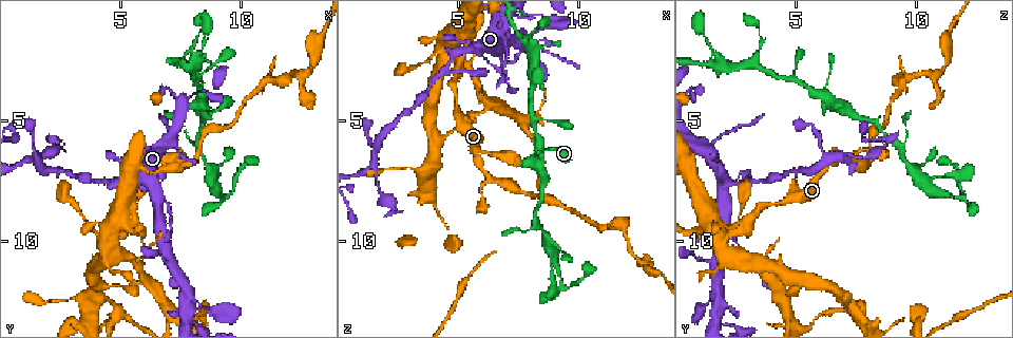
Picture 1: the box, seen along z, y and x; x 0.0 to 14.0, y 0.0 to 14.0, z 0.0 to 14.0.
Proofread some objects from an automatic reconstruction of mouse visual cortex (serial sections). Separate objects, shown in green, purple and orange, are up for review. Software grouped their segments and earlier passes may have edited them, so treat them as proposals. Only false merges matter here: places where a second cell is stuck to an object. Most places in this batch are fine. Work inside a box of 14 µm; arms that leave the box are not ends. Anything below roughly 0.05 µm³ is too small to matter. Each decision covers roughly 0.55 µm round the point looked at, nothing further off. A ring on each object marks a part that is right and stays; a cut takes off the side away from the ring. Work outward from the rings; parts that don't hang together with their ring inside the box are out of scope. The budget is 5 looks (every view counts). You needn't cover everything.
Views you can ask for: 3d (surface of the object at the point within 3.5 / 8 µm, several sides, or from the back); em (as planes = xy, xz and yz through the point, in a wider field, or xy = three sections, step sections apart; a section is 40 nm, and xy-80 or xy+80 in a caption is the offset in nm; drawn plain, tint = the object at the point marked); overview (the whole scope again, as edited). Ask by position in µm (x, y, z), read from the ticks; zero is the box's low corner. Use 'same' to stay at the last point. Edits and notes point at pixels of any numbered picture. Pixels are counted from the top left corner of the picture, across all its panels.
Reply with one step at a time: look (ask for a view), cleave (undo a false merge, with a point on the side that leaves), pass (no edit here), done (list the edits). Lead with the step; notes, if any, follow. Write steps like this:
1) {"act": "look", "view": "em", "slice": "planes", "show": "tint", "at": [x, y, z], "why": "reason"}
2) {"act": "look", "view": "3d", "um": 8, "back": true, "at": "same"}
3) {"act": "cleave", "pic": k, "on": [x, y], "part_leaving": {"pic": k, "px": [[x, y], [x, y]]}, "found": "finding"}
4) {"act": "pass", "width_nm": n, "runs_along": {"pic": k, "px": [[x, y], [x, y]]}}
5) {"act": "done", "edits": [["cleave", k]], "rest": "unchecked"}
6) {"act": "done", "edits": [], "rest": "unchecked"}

{"act": "look", "view": "3d", "um": 3.5, "at": [8.1, 2.7, 2.0], "why": "three-way junction"}

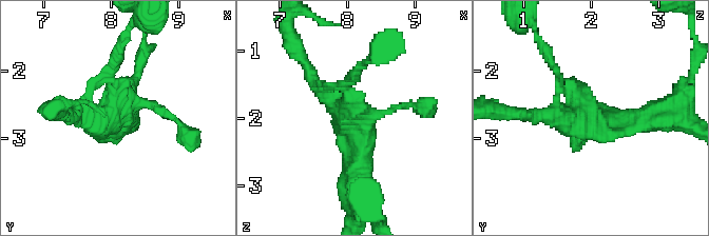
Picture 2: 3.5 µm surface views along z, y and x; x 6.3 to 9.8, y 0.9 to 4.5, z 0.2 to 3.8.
{"act": "pass", "runs_along": {"pic": 2, "px": [[651, 115], [589, 118], [551, 60]]}, "found": "continuous, no second cell"}

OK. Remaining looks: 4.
{"act": "look", "view": "3d", "um": 3.5, "at": [11.9, 3.2, 9.7], "why": "sharp bend"}

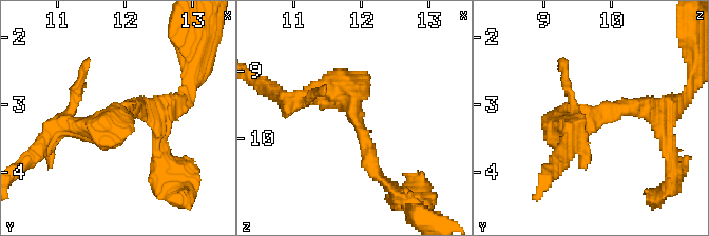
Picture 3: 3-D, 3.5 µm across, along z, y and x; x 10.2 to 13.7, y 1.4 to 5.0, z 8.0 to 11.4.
{"act": "look", "view": "em", "slice": "xy", "step": 2, "show": "tint", "at": [11.90, 3.20, 9.70], "arm_widths_nm": [200, 250], "why": "need the tissue"}

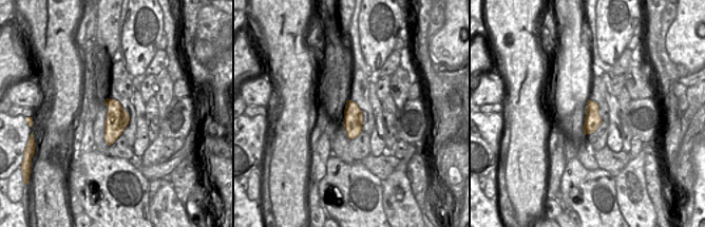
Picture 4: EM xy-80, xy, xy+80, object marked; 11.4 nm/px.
{"act": "pass", "runs_along": {"pic": 3, "px": [[307, 96], [352, 99], [382, 179]]}, "found": "one cell here"}

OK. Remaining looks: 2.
{"act": "done", "edits": [], "rest": "unchecked"}

